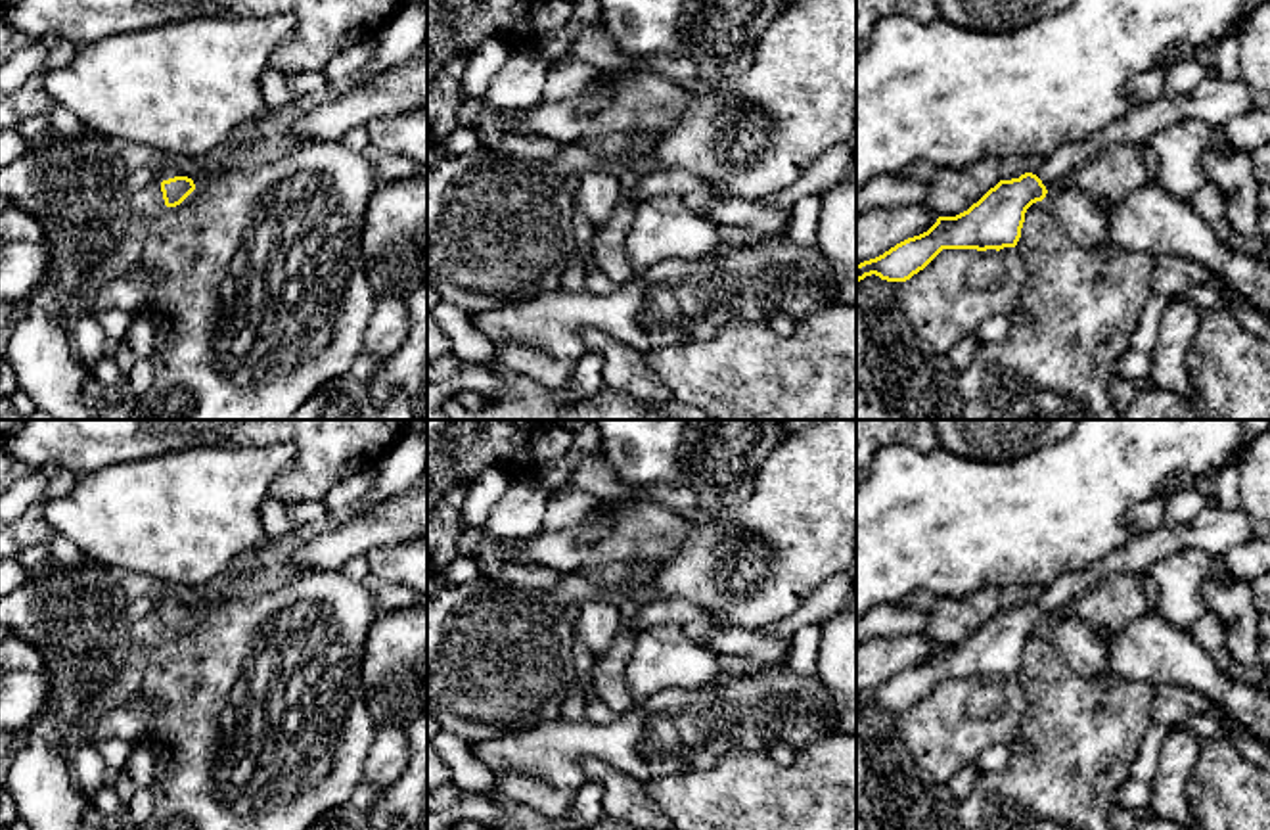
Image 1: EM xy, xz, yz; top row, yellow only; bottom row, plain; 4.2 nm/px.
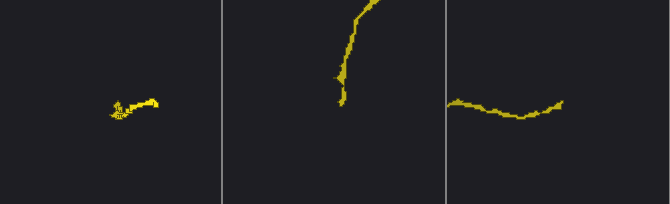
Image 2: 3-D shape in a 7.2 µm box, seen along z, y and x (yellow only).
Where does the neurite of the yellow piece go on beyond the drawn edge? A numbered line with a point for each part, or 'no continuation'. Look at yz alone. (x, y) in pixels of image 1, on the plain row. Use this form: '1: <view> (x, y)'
1: yz (1213, 530)

